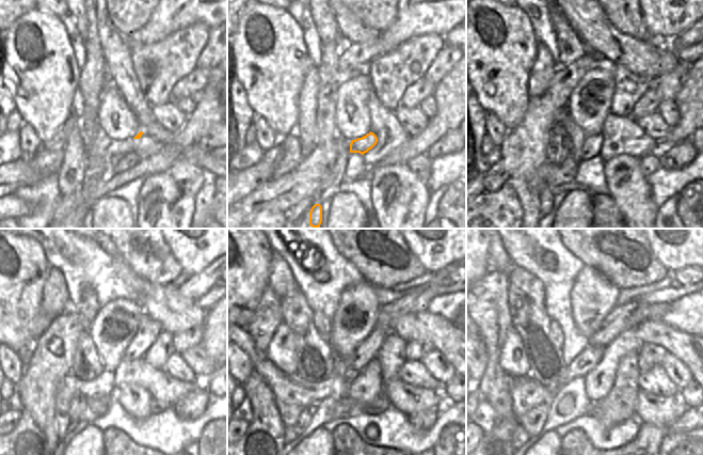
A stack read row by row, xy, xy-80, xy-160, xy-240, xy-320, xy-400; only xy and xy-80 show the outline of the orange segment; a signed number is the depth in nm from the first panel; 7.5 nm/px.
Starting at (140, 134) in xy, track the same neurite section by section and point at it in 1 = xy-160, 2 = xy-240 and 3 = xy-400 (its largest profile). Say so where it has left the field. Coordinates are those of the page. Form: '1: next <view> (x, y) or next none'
1: next xy-160 (592, 145)
2: next xy-240 (102, 387)
3: next xy-400 (526, 392)

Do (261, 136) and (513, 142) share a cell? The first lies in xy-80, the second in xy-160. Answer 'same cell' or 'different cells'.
different cells

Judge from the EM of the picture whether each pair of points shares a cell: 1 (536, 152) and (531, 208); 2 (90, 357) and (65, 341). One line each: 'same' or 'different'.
1: same
2: different

